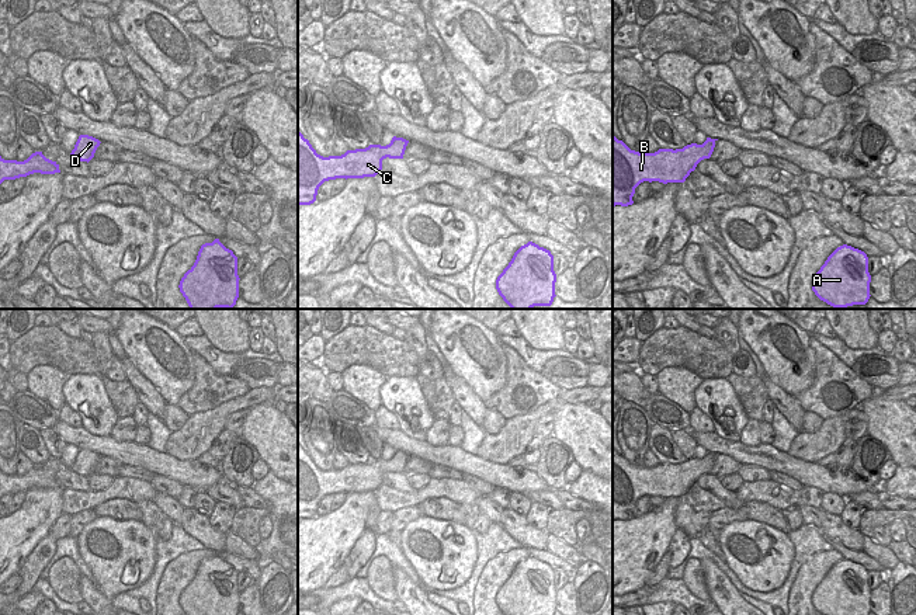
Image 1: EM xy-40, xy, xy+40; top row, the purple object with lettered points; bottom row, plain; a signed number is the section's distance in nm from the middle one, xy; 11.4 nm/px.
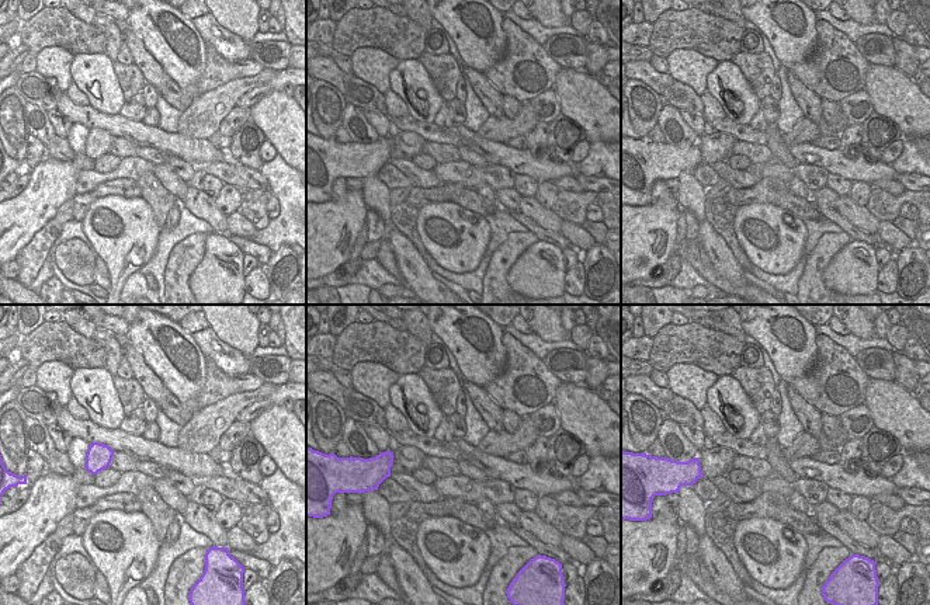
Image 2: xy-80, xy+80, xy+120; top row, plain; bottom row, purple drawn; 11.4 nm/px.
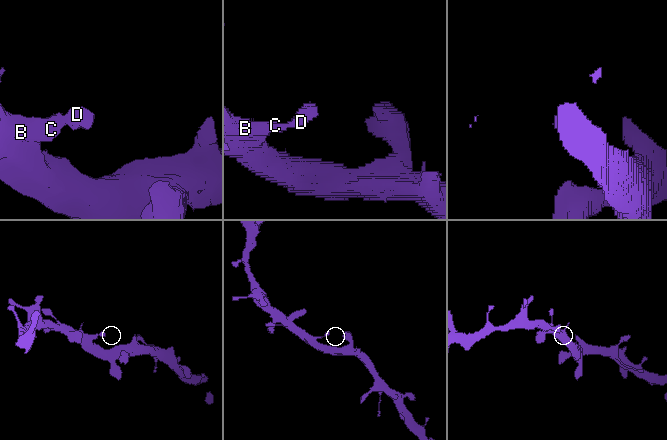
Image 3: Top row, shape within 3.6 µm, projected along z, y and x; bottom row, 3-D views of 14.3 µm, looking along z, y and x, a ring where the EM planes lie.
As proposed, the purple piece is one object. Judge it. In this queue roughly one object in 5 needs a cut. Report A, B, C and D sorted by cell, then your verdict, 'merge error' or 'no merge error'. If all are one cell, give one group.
groups A B C D; no merge error

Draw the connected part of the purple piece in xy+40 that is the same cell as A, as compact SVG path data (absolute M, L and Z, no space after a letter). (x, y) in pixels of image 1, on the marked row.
M843 244L827 257L815 274L812 291L827 305L843 309L865 305L871 296L870 282L867 254Z

